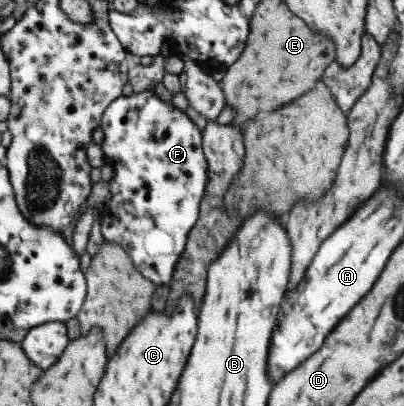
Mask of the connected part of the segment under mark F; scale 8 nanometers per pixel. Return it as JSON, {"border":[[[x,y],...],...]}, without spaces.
{"border":[[[150,89],[137,93],[133,92],[128,96],[120,95],[117,99],[112,100],[102,113],[99,127],[102,129],[102,142],[99,145],[102,149],[103,159],[114,173],[114,176],[112,176],[109,181],[110,199],[98,210],[102,239],[108,242],[115,242],[116,245],[122,247],[126,251],[127,256],[130,257],[133,267],[151,283],[154,283],[156,286],[162,284],[169,286],[174,265],[184,250],[184,243],[186,242],[188,231],[193,227],[193,224],[198,218],[200,199],[204,194],[206,186],[206,168],[208,168],[208,166],[201,147],[201,130],[198,130],[198,127],[188,118],[188,115],[184,111],[180,111],[174,107],[170,101],[162,101],[154,91]]]}

